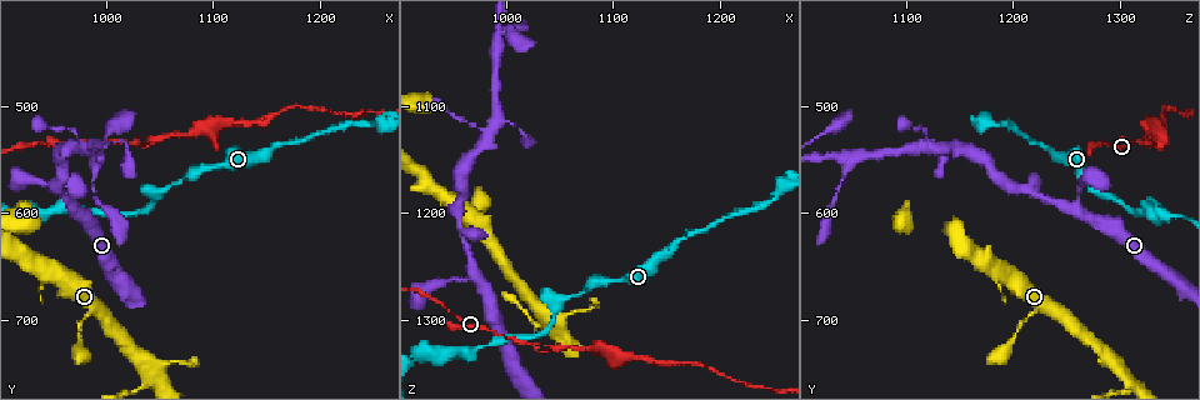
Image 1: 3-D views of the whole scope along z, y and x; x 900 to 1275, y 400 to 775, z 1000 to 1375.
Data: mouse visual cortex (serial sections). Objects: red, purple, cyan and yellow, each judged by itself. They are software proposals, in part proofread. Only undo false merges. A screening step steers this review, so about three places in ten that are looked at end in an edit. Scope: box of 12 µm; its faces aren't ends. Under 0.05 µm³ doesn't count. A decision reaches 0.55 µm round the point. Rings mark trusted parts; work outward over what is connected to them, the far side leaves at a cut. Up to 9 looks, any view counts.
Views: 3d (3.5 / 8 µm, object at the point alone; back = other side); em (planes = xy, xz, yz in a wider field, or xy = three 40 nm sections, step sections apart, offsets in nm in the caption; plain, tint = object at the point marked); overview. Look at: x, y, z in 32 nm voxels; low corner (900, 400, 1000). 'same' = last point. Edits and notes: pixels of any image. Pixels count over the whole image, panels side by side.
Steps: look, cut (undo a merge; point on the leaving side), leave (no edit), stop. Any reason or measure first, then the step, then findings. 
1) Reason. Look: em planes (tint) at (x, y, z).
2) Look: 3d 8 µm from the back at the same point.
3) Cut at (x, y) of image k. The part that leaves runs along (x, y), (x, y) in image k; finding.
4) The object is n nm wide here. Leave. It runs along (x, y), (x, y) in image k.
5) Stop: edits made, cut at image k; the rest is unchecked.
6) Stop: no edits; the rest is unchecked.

Look: 3d 3.5 µm at (1048, 580, 1280).

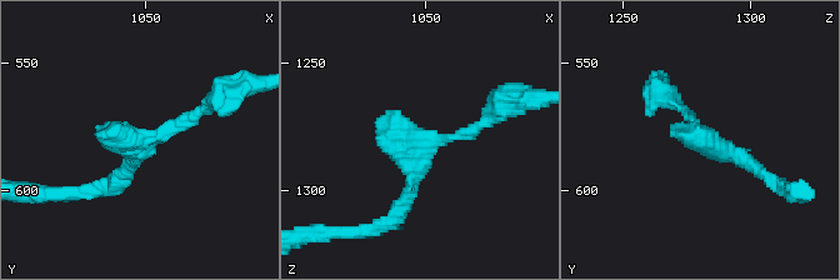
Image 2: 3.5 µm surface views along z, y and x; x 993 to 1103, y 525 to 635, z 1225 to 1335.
Need the tissue. Look: em xy step 5 (tint) at (1052, 580, 1282).

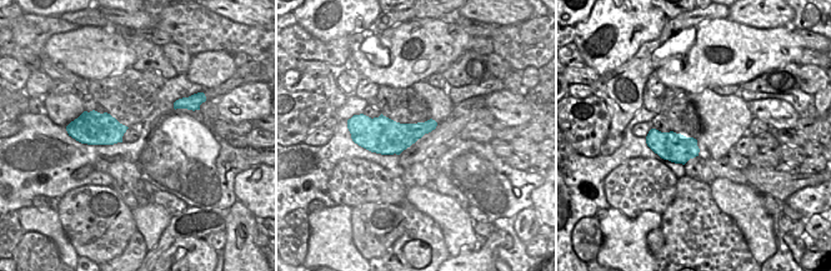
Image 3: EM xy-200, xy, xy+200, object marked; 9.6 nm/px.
Leave. It runs along (495, 115), (419, 150), (400, 209) in image 2; all the same cell.

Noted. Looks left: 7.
A narrow waist. Look: 3d 3.5 µm from the back at (1122, 516, 1334).

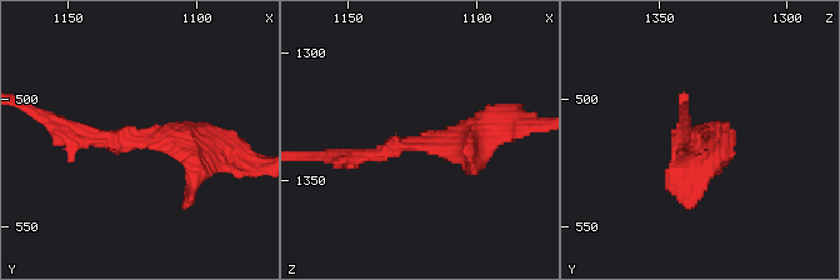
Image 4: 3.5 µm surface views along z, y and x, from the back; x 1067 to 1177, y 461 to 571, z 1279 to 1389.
The arms are 150, 300 nm wide; need the tissue. Look: em xy step 2 (tint) at (1124, 514, 1335).

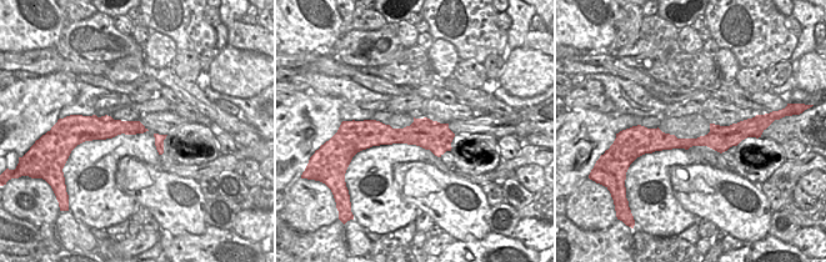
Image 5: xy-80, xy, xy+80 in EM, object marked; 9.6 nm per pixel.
Leave. It runs along (490, 124), (475, 138), (336, 160) in image 4; one cell here.

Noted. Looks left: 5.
Small branch off a trunk. Look: 3d 8 µm at (1038, 746, 1300).

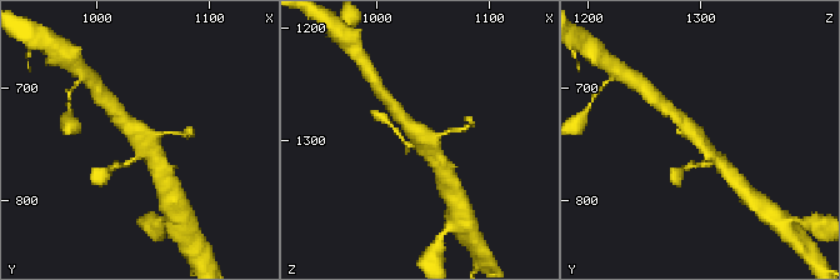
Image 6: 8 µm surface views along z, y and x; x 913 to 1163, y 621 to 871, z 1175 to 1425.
Look: em xy step 5 (tint) at (1040, 746, 1302).

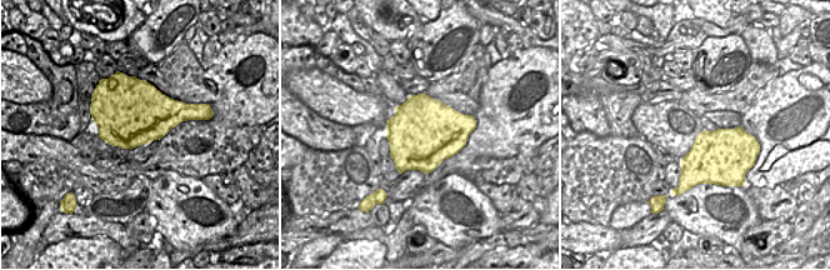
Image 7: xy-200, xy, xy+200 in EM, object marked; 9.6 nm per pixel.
The object is 650 nm wide here. Leave. It runs along (678, 118), (721, 163) in image 6; continuous, no second cell.

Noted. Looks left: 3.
Thick turns thin. Look: 3d 8 µm at (966, 520, 1116).

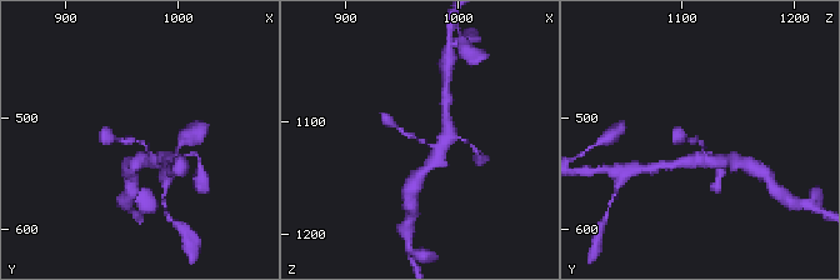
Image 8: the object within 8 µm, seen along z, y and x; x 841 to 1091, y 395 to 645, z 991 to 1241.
Look: em xy step 3 (tint) at (966, 520, 1114).

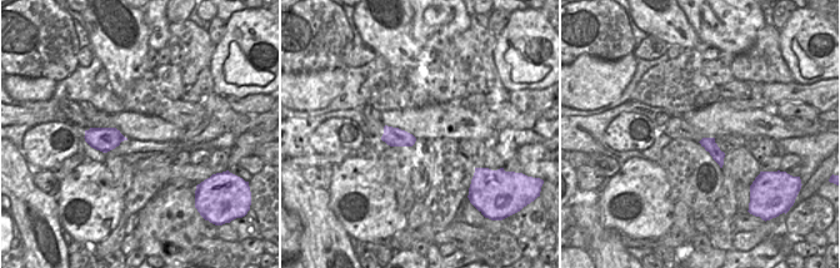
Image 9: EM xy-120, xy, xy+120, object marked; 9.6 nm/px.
Leave. It runs along (438, 154), (439, 149), (389, 121) in image 8; continuous, no second cell.

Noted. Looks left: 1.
Stop: no edits; the rest is unchecked.

